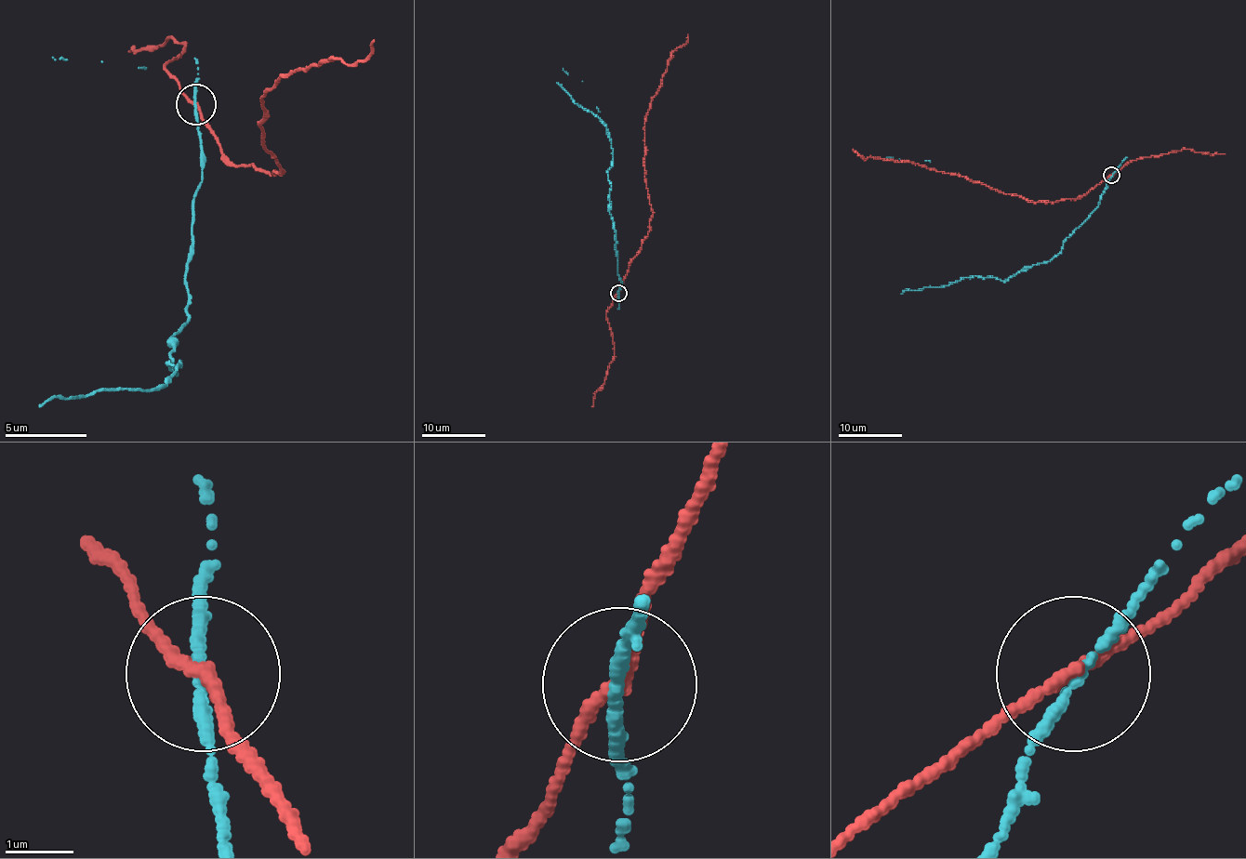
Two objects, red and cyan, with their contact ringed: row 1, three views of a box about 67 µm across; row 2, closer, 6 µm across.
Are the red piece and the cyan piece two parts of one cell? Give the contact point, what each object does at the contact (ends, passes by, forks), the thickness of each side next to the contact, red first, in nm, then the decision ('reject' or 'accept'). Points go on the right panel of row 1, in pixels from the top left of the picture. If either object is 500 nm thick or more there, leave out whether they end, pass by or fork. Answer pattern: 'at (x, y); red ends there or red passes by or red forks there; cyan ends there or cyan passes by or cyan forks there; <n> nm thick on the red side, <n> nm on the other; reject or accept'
at (1111, 175); red passes by; cyan passes by; 170 nm thick on the red side, 140 nm on the other; reject

